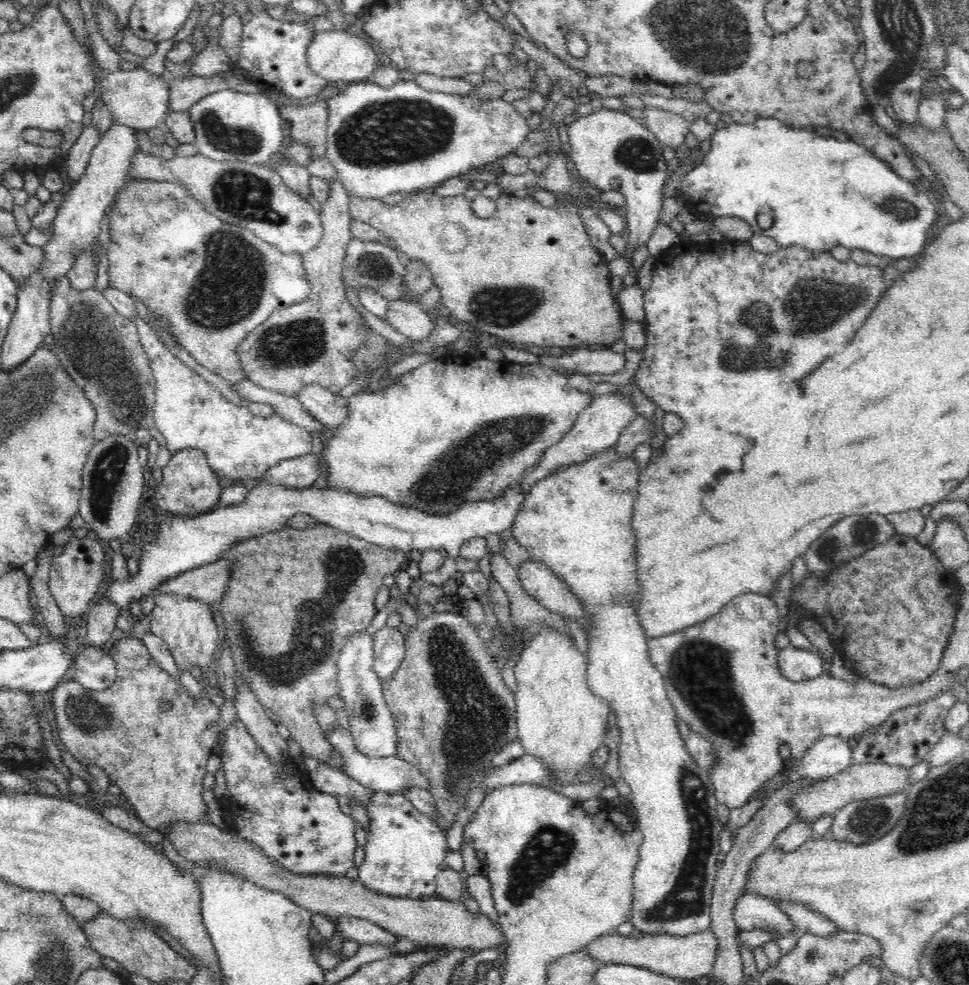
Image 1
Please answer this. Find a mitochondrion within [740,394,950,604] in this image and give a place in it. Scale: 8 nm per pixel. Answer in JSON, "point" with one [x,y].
{"point":[861,533]}

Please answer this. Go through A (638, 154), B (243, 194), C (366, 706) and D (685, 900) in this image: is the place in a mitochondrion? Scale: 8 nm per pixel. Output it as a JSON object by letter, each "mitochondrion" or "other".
{"A":"mitochondrion","B":"mitochondrion","C":"mitochondrion","D":"mitochondrion"}

